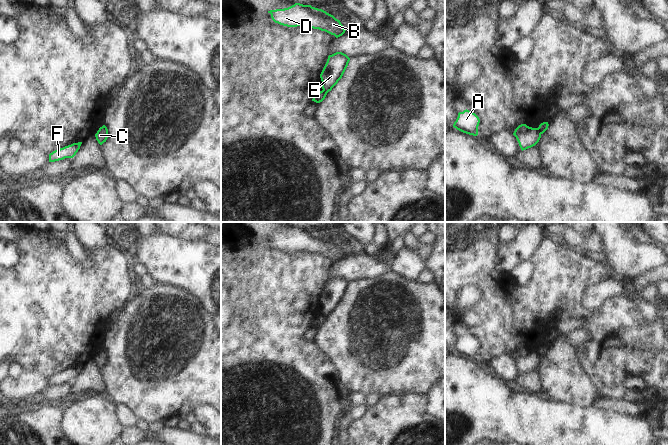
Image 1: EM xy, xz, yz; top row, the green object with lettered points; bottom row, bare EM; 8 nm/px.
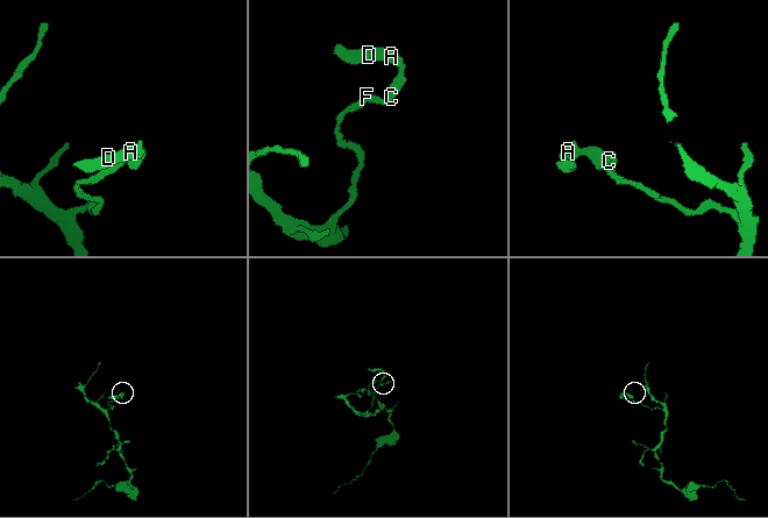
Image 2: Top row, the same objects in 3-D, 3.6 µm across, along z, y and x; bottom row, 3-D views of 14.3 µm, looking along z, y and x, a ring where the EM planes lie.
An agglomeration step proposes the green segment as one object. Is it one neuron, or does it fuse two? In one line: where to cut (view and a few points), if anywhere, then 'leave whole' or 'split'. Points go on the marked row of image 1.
cut in yz along (536, 128), (541, 133); split

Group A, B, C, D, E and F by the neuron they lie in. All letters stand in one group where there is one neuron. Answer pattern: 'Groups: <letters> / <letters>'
Groups: A B C D E / F

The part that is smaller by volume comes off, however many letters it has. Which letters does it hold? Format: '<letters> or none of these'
A, B, C, D, E

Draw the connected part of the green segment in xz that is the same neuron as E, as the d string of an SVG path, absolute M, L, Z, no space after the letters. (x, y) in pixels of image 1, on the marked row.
M336 52L328 56L327 62L320 74L323 91L328 93L332 90L342 78L349 61L350 58L342 52Z

